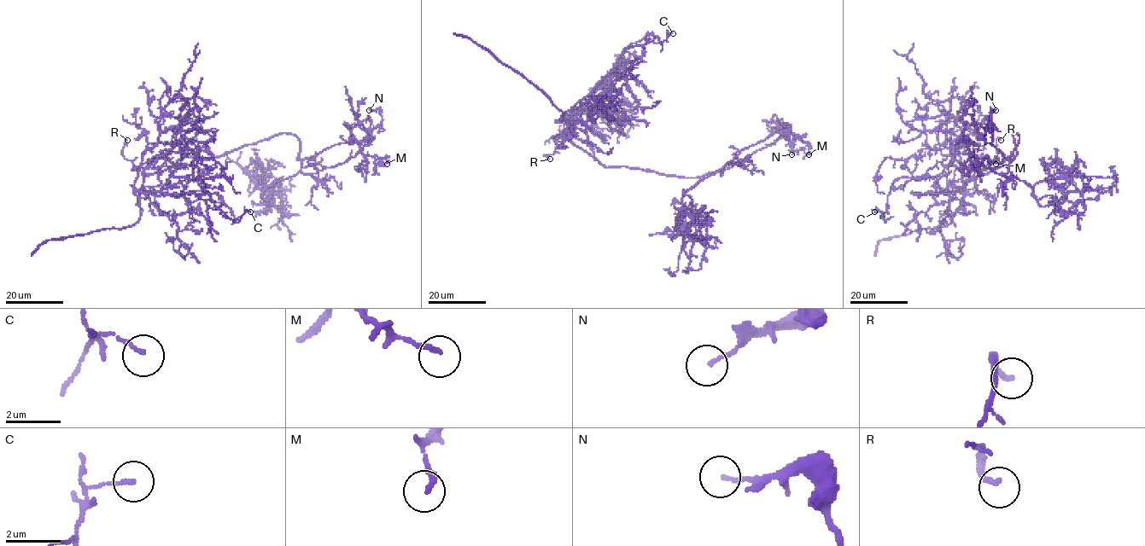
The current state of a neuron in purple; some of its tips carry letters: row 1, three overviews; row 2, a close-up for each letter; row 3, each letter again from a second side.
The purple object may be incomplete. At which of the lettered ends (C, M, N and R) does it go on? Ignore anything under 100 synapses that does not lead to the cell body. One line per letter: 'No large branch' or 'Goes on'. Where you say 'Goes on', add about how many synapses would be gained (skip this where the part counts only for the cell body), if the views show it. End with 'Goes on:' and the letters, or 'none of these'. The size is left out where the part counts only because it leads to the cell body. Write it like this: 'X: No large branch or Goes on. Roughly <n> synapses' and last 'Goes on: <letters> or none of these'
C: No large branch
M: No large branch
N: No large branch
R: No large branch
Goes on: none of these

